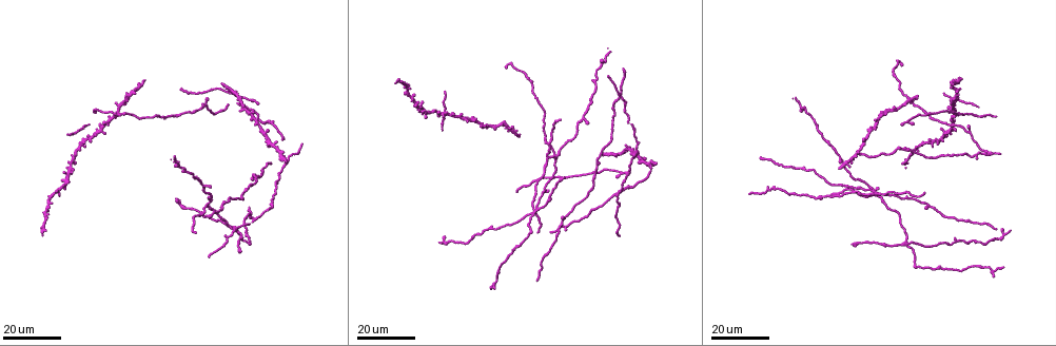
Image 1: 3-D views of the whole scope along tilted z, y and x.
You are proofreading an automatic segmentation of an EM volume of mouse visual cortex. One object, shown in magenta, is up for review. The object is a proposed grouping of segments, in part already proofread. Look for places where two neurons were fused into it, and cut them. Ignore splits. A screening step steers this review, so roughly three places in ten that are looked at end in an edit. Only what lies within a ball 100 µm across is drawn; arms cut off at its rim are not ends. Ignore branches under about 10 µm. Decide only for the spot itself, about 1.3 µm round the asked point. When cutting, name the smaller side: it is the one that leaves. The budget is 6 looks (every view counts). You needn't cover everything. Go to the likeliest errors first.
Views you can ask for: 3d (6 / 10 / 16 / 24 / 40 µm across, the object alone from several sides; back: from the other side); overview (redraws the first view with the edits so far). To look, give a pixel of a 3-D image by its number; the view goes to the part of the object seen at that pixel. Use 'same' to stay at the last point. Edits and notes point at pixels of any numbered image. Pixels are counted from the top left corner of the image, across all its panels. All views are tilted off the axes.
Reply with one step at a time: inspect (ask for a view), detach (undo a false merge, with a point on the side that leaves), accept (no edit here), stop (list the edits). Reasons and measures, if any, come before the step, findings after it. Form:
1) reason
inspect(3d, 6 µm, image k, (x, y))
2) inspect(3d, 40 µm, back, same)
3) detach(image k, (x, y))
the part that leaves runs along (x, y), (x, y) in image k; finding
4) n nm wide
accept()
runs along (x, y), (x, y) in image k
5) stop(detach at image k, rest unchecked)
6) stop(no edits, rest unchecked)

four-way junction
inspect(3d, 24 µm, image 1, (904, 246))

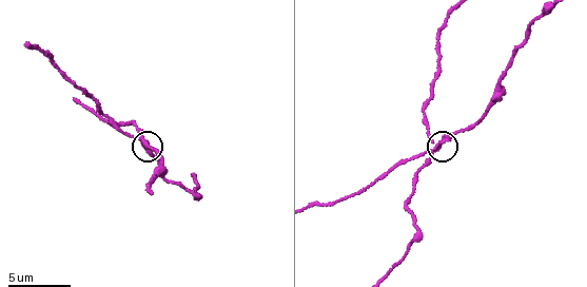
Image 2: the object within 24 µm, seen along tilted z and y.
inspect(3d, 6 µm, image 2, (435, 145))

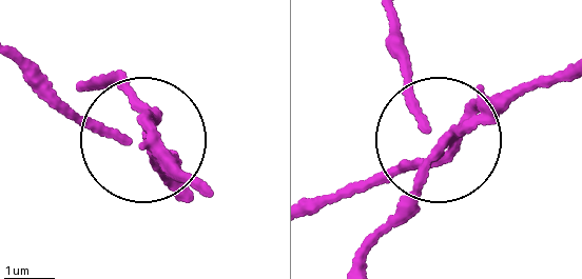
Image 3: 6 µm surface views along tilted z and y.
side arm 46 µm
detach(image 3, (171, 157))
two neurons meet here

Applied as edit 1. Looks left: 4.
see it whole again
inspect(overview)

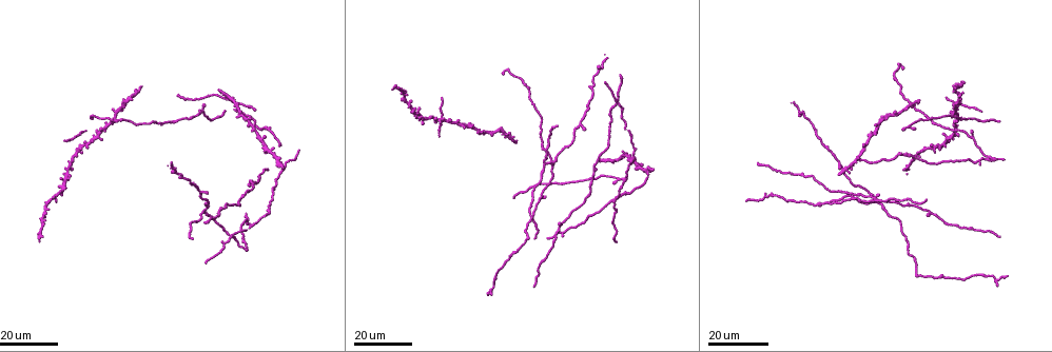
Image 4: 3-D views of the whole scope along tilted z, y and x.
a fork
inspect(3d, 16 µm, image 4, (543, 165))

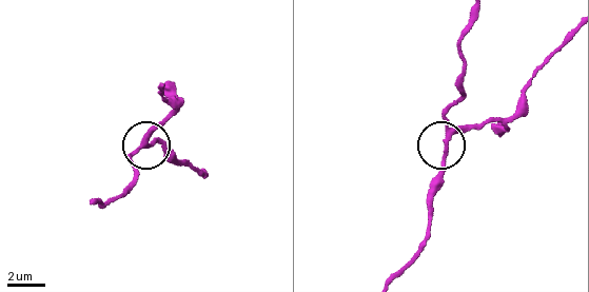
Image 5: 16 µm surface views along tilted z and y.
inspect(3d, 6 µm, image 5, (140, 145))

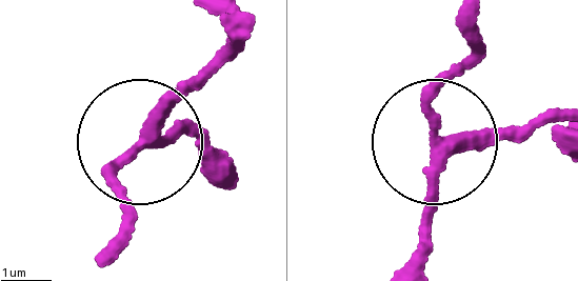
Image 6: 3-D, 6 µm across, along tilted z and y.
detach(image 6, (178, 95))
the part that leaves runs along (153, 135), (225, 44) in image 6; a second neuron is stuck on

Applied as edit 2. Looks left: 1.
stop(detach at image 3, detach at image 6, rest unchecked)

